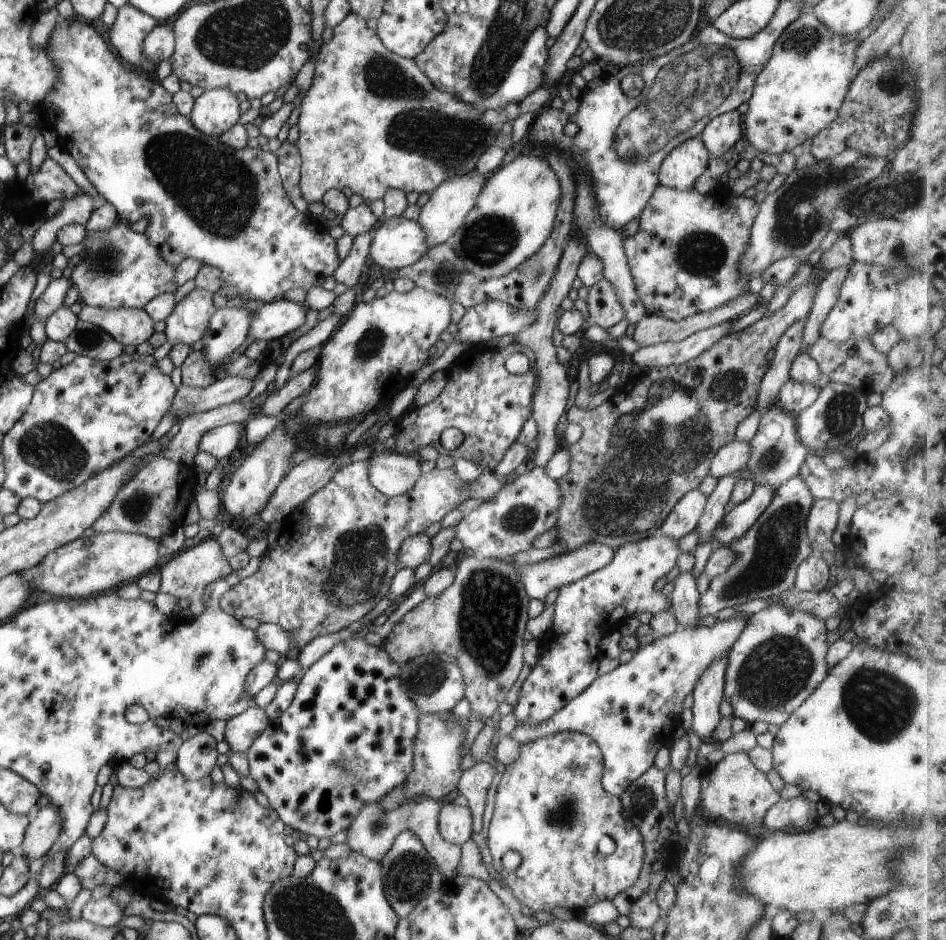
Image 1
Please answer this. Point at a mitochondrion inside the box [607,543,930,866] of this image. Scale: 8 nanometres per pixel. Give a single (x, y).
(778, 669)

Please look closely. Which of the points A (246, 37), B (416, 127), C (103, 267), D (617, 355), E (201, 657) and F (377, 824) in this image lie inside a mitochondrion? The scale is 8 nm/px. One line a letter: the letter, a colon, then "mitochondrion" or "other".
A: mitochondrion
B: mitochondrion
C: mitochondrion
D: other
E: mitochondrion
F: mitochondrion

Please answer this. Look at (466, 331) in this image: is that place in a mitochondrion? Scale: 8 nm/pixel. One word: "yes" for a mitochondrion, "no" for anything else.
no

